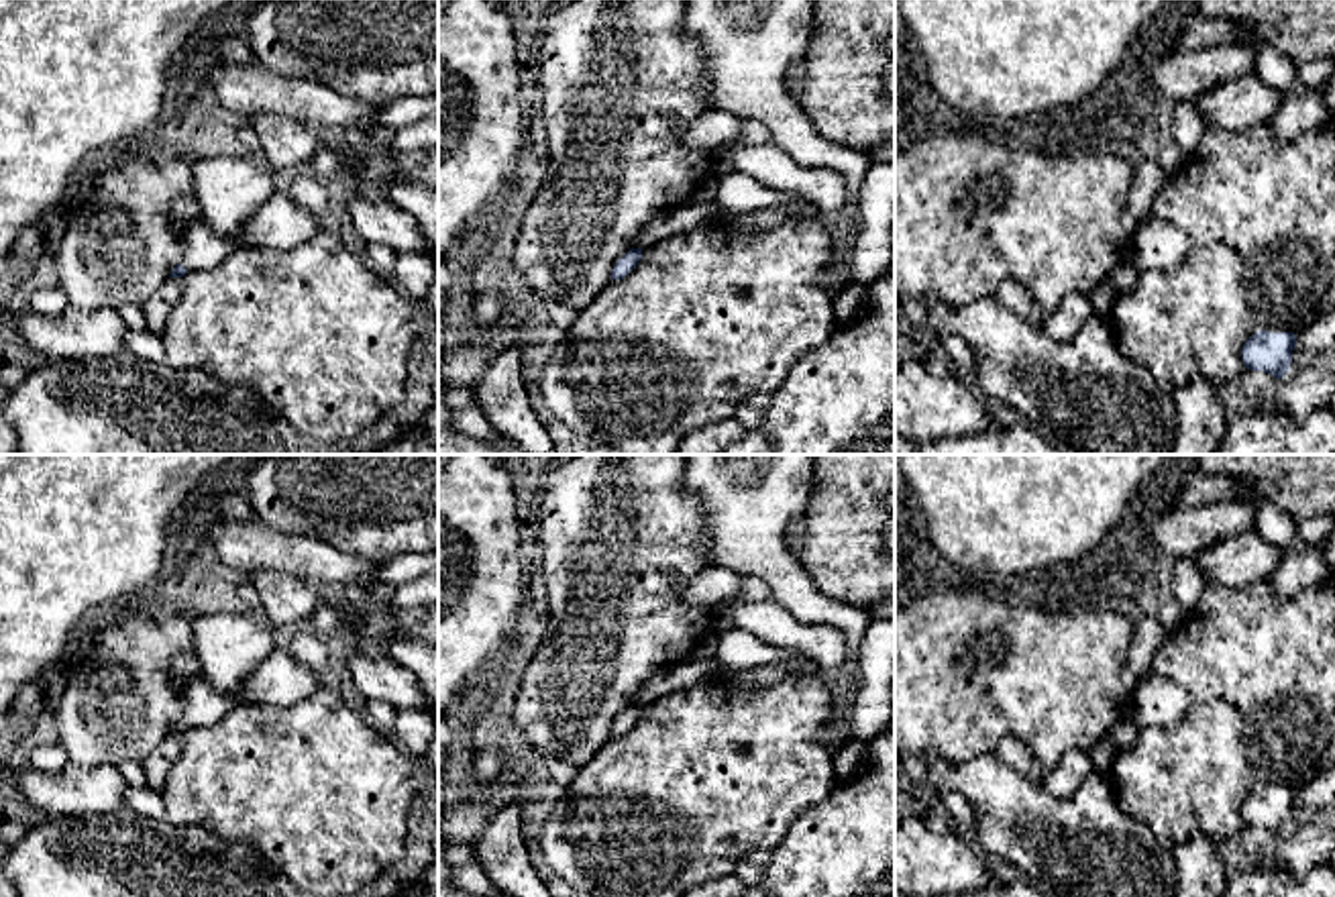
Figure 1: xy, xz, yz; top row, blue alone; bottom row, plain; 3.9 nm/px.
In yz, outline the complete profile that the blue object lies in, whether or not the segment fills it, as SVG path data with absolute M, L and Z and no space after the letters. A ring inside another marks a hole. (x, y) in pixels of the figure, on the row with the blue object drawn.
M1258 330L1241 347L1241 361L1245 369L1264 371L1282 379L1290 371L1294 347L1294 332Z

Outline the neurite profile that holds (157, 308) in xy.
M167 277L163 285L141 306L147 330L165 336L167 320L183 292L183 277Z

